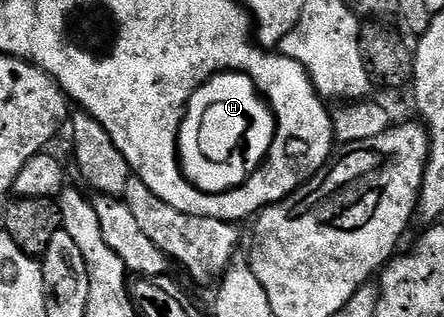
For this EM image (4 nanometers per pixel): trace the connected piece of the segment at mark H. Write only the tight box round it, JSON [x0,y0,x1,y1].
[179,72,275,192]

